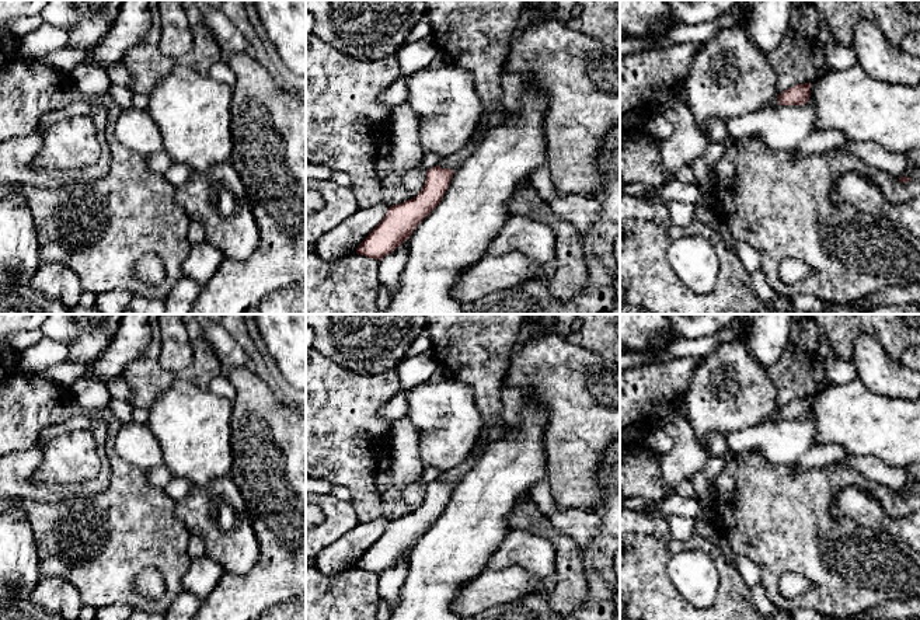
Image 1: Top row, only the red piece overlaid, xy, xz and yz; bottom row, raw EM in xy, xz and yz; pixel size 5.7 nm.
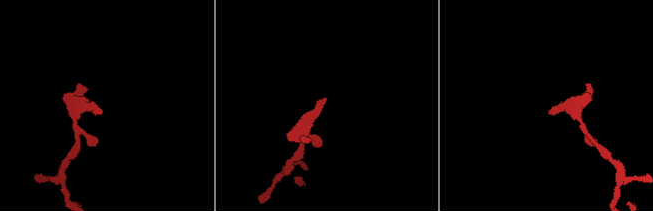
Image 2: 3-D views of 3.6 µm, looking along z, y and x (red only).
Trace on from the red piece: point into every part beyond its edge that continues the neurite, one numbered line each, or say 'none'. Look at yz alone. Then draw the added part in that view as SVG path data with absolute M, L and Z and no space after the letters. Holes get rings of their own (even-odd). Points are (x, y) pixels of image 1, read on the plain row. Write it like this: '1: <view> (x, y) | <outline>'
1: yz (729, 392) | M743 339L724 342L698 358L684 401L686 418L707 450L711 432L728 436L780 419L776 386Z

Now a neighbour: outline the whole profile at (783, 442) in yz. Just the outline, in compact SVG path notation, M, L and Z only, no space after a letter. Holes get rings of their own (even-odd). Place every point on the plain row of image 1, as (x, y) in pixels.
M777 419L726 436L729 456L756 452L771 464L791 466L813 446L815 424L804 419Z

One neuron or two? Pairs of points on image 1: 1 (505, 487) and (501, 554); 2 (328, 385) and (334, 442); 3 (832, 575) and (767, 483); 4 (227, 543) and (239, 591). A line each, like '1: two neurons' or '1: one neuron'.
1: two neurons
2: one neuron
3: one neuron
4: two neurons

